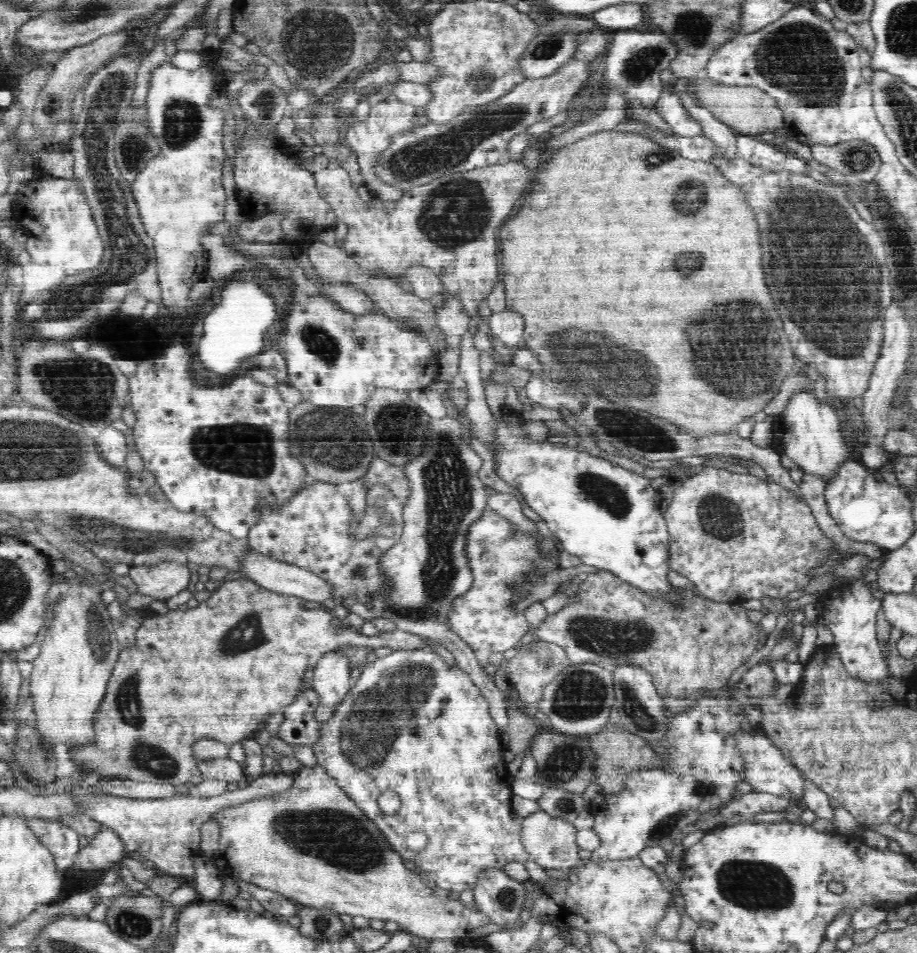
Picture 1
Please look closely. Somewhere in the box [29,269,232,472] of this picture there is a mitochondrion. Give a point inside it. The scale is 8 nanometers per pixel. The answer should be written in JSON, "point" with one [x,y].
{"point":[86,388]}

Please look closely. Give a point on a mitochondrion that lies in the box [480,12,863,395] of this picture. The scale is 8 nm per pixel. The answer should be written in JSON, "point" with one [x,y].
{"point":[800,58]}

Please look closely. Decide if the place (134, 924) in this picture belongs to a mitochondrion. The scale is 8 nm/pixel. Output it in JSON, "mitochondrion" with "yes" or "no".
{"mitochondrion":"yes"}

